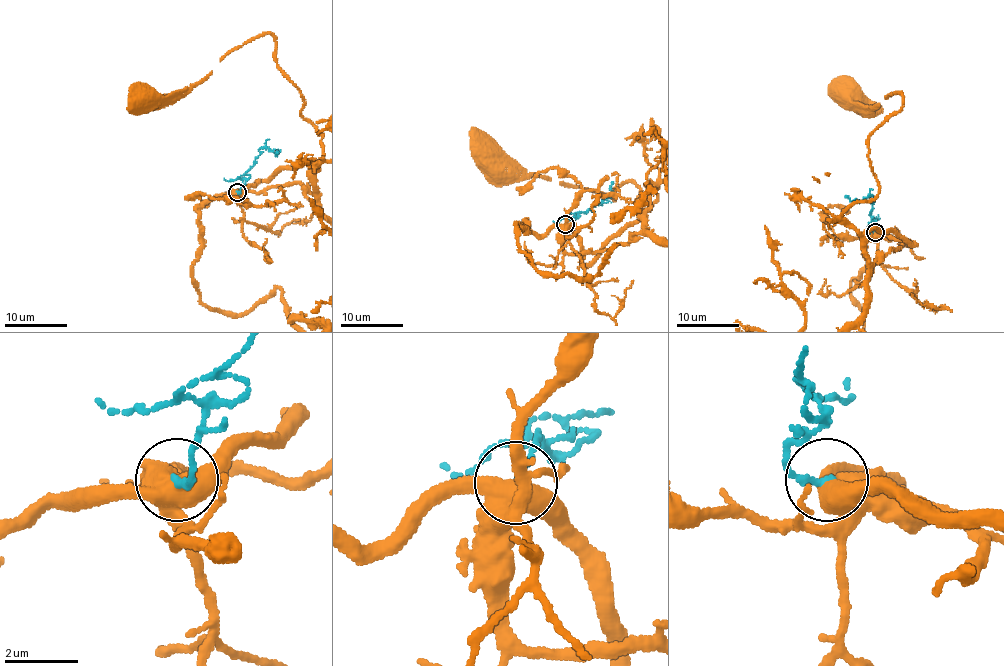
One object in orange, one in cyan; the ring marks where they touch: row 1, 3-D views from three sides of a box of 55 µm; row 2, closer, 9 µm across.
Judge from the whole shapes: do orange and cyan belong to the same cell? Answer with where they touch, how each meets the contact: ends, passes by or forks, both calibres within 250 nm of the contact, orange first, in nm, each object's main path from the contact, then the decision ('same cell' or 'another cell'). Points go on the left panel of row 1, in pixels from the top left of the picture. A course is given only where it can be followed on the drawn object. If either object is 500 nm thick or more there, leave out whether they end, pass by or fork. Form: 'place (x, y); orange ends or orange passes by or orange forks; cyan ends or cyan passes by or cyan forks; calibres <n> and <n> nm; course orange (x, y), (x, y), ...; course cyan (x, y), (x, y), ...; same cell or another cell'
place (237, 192); calibres 500 and 180 nm; course orange (238, 192), (322, 159), (275, 39), (262, 33), (188, 87), (145, 98); course cyan (238, 192), (242, 181), (241, 176), (253, 164), (260, 149), (266, 147), (276, 155), (278, 152); same cell

